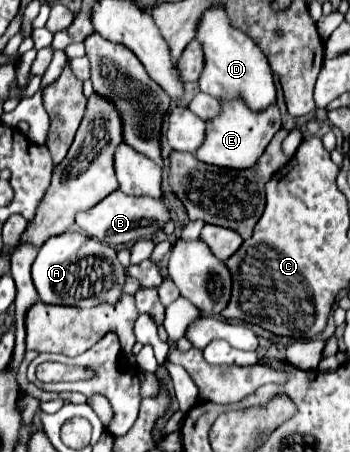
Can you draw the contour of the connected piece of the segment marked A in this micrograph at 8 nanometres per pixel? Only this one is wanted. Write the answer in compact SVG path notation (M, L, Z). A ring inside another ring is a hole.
M61 233L43 243L33 263L33 283L43 303L95 307L99 303L117 303L125 283L125 271L117 261L115 249L83 233Z

